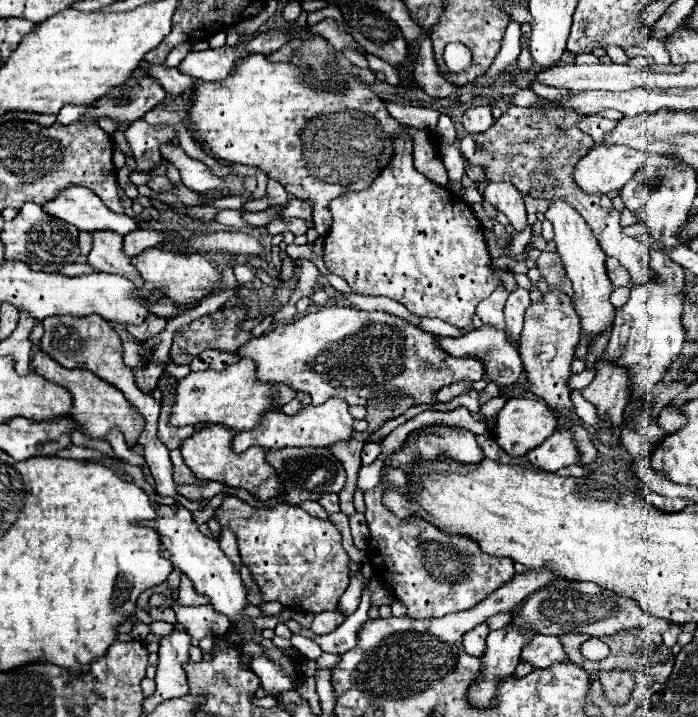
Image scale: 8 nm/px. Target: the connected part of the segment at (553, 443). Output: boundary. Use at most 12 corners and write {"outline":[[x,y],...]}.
{"outline":[[556,430],[526,454],[532,466],[556,472],[578,464],[568,430]]}

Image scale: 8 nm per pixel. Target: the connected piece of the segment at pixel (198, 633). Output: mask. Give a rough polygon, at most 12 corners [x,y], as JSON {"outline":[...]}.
{"outline":[[172,602],[178,622],[196,640],[222,637],[230,630],[226,616],[210,604],[180,606]]}

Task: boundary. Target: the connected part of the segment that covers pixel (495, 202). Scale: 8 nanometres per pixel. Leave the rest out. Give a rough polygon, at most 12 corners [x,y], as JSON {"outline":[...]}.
{"outline":[[488,182],[484,200],[506,214],[516,232],[526,228],[526,208],[514,184]]}

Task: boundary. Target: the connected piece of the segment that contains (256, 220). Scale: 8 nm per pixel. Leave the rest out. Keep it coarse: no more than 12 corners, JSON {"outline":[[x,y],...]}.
{"outline":[[277,207],[256,213],[242,212],[253,226],[266,226],[278,217]]}

